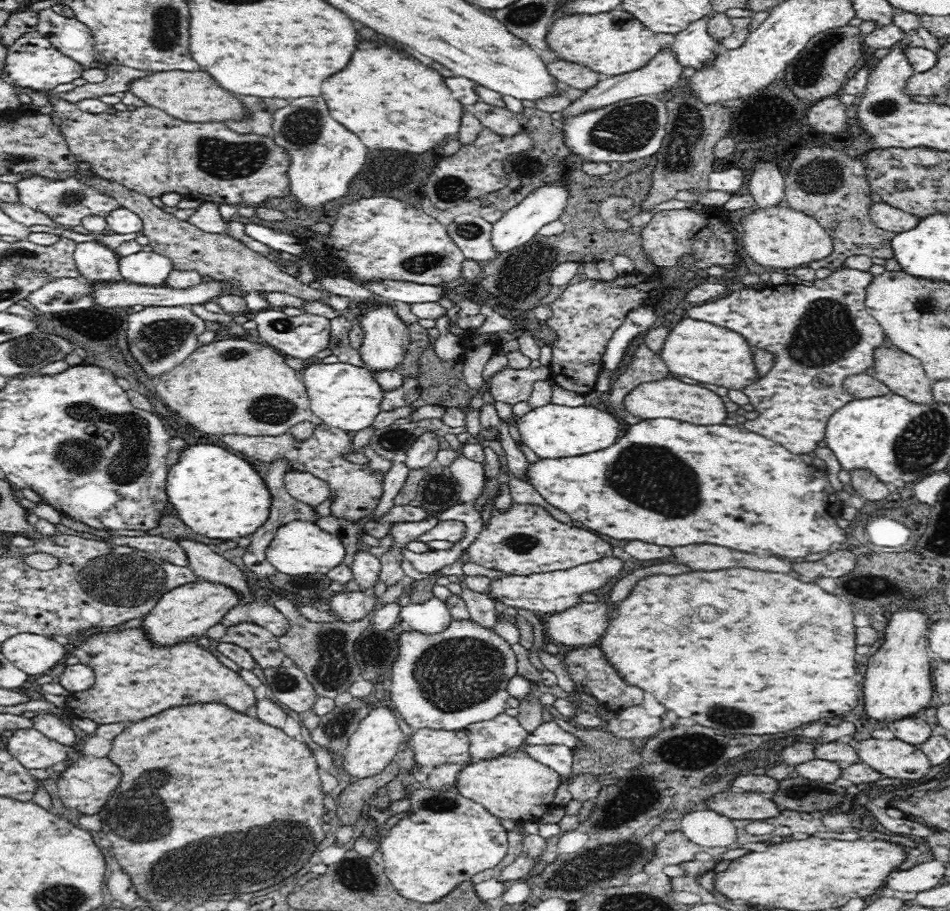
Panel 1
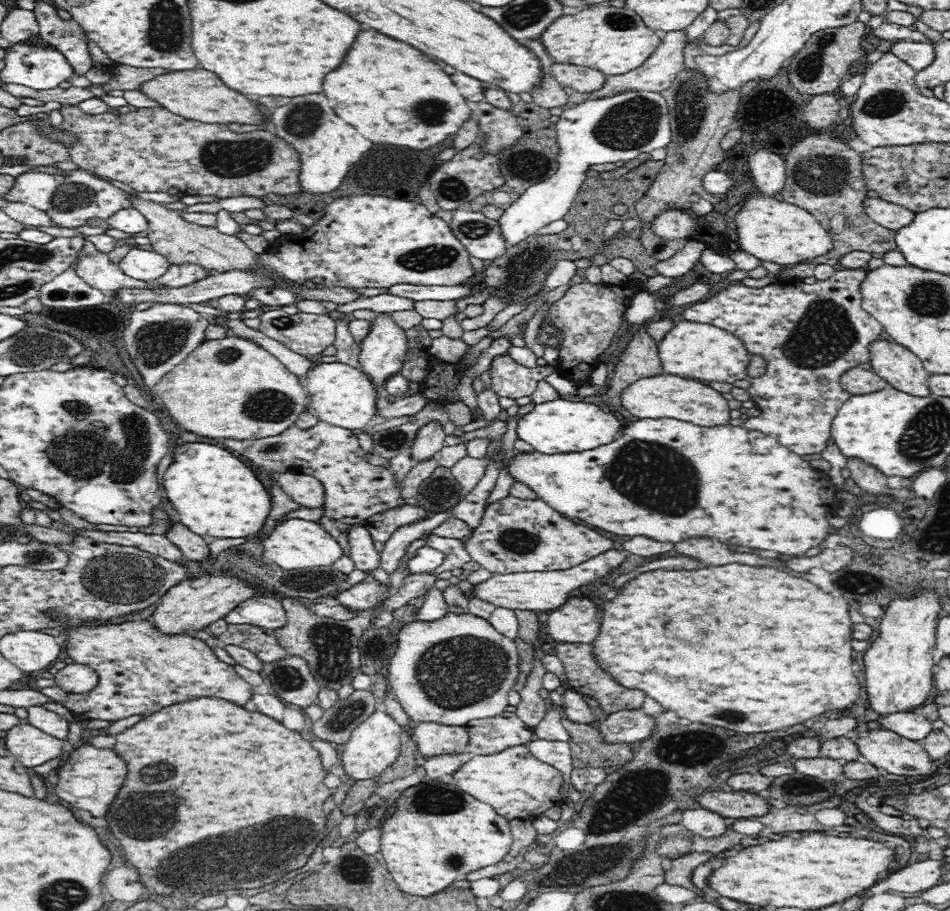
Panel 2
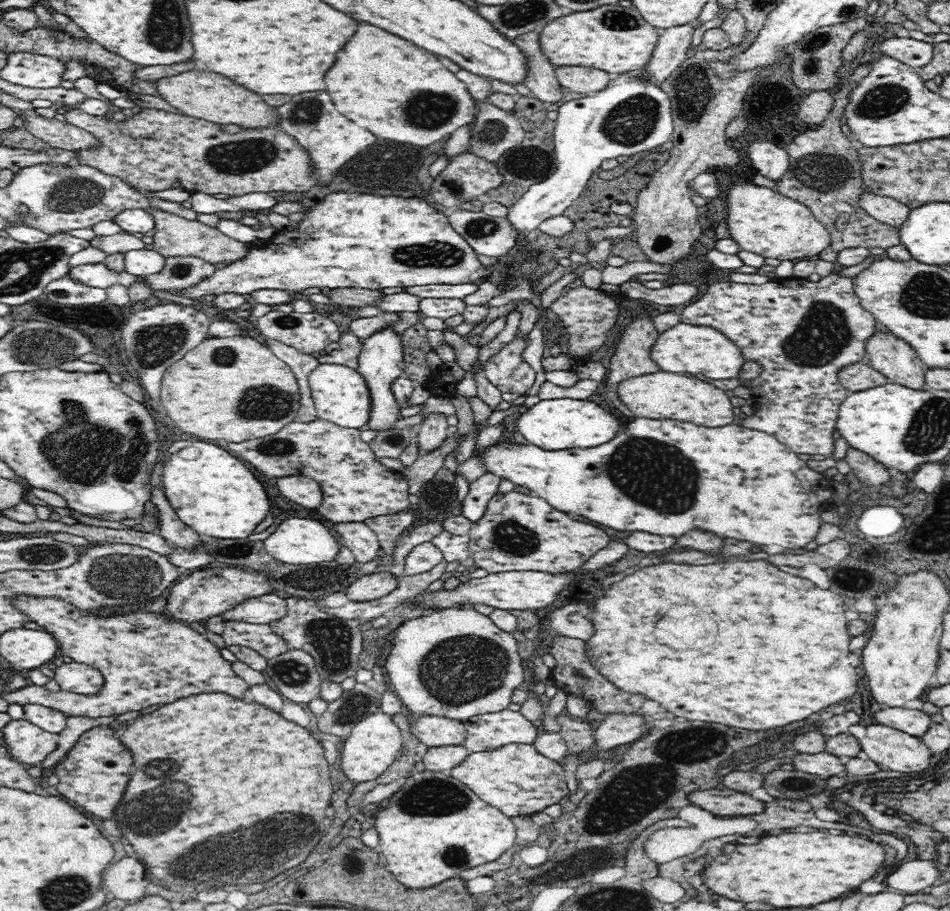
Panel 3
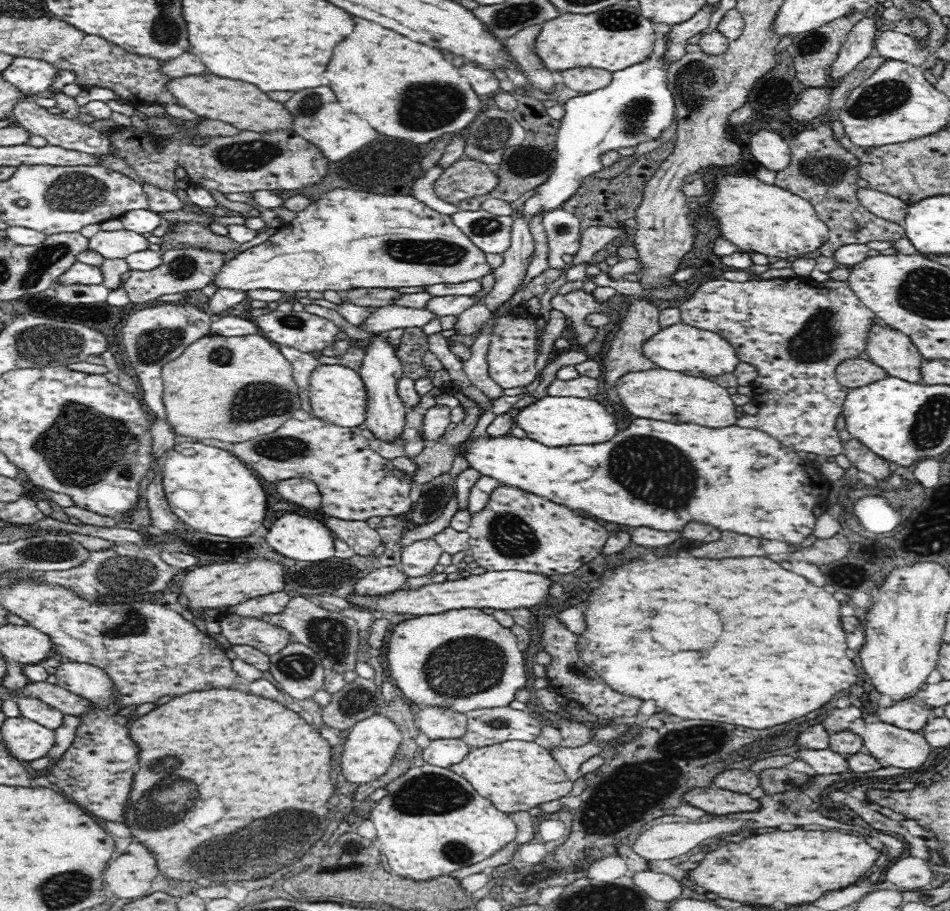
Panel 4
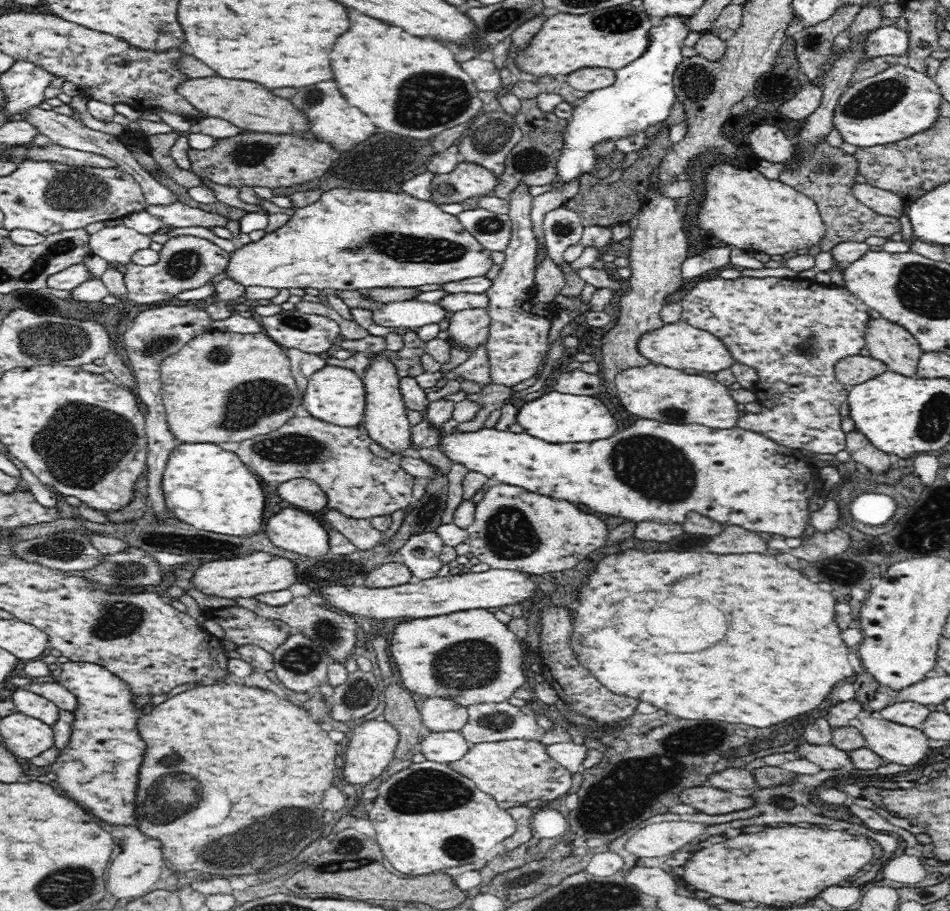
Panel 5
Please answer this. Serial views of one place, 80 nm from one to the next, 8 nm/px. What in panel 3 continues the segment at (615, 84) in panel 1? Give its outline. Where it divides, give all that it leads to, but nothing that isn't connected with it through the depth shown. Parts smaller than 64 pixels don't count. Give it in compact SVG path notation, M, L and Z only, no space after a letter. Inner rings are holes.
M694 22L684 25L668 28L659 36L651 59L640 70L641 76L654 86L661 87L662 82L687 58L686 51L692 44L696 25Z

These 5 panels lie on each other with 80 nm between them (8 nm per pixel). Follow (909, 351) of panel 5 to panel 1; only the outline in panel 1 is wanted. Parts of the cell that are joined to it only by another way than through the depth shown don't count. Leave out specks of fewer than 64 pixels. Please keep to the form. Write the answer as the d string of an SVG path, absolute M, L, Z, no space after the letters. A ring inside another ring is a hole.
M878 346L874 350L875 378L894 394L904 395L913 402L934 401L931 380L918 358L896 346Z

